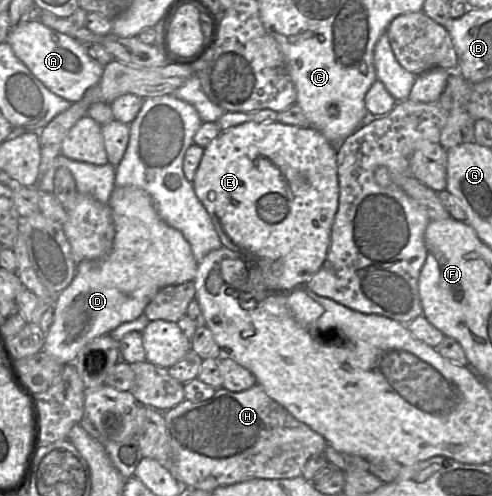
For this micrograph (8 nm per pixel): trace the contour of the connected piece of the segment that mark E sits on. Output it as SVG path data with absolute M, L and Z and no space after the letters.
M247 122L226 130L204 147L204 152L195 172L192 186L195 195L208 212L222 245L239 253L249 268L250 282L244 288L244 282L238 282L246 292L287 290L306 282L324 263L331 241L331 230L338 209L339 185L337 175L336 148L315 128L311 126L294 126L280 122Z

